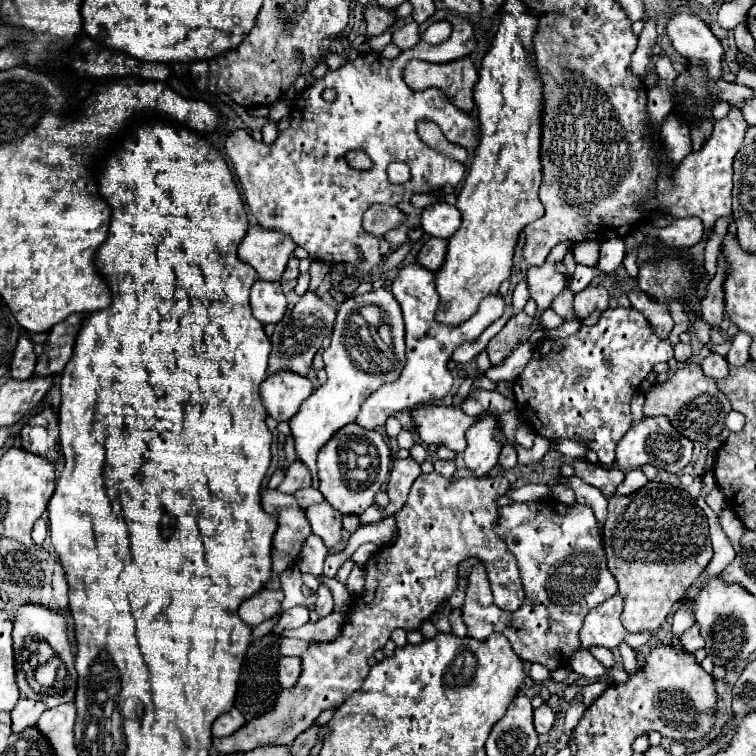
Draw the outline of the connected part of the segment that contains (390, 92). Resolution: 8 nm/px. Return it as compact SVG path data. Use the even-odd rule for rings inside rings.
M438 10L424 24L420 24L418 32L424 34L424 30L436 20L448 20L454 28L452 36L438 46L420 40L414 48L400 52L394 60L386 60L378 52L366 52L348 60L342 68L326 72L322 80L316 80L310 88L296 96L290 108L292 124L276 138L276 142L256 144L246 130L236 130L226 140L226 152L256 222L264 228L290 234L292 240L314 260L328 264L354 264L354 280L362 280L366 274L384 264L378 238L362 228L362 214L372 204L380 202L398 206L408 214L408 224L386 232L384 236L390 248L396 250L408 240L410 228L420 228L422 208L418 210L412 206L412 194L434 192L446 184L458 186L466 178L466 166L434 152L420 140L416 132L418 122L430 120L438 124L450 142L464 146L468 152L474 152L480 142L480 122L476 122L474 112L464 112L454 106L442 90L412 90L404 82L404 66L412 58L426 62L450 62L468 56L476 48L472 22L454 16L448 10ZM326 88L336 90L334 102L326 102L322 98ZM348 150L366 152L374 166L366 172L350 168L344 158ZM390 162L408 164L412 178L406 184L392 184L386 176ZM358 248L364 258L358 256Z

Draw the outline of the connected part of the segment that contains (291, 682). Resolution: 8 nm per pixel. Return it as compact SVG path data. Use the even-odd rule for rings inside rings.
M280 658L278 660L278 676L280 676L278 682L282 684L282 688L296 686L300 678L300 670L302 670L300 658Z

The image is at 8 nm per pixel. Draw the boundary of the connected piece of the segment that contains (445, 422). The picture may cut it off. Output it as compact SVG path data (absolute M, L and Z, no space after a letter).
M434 404L416 406L410 410L410 416L424 444L446 446L456 452L464 452L466 448L464 432L476 420L474 416L468 416L452 406L434 406Z

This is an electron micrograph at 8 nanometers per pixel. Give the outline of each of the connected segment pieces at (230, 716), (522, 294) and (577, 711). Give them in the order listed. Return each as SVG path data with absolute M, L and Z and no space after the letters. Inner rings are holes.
M232 708L230 712L222 714L222 716L214 722L212 734L218 736L218 738L228 736L228 734L234 734L236 730L240 730L240 726L244 726L244 722L246 722L246 718L242 716L242 712L240 712L238 708Z
M523 279L520 283L518 283L513 289L512 303L513 303L513 313L512 316L520 313L528 299L530 298L527 281Z
M579 702L579 703L573 703L570 706L570 708L567 710L564 720L565 721L564 730L556 746L557 751L561 750L568 744L570 737L569 735L571 735L574 727L576 727L579 721L581 720L586 708L587 707L583 702Z

